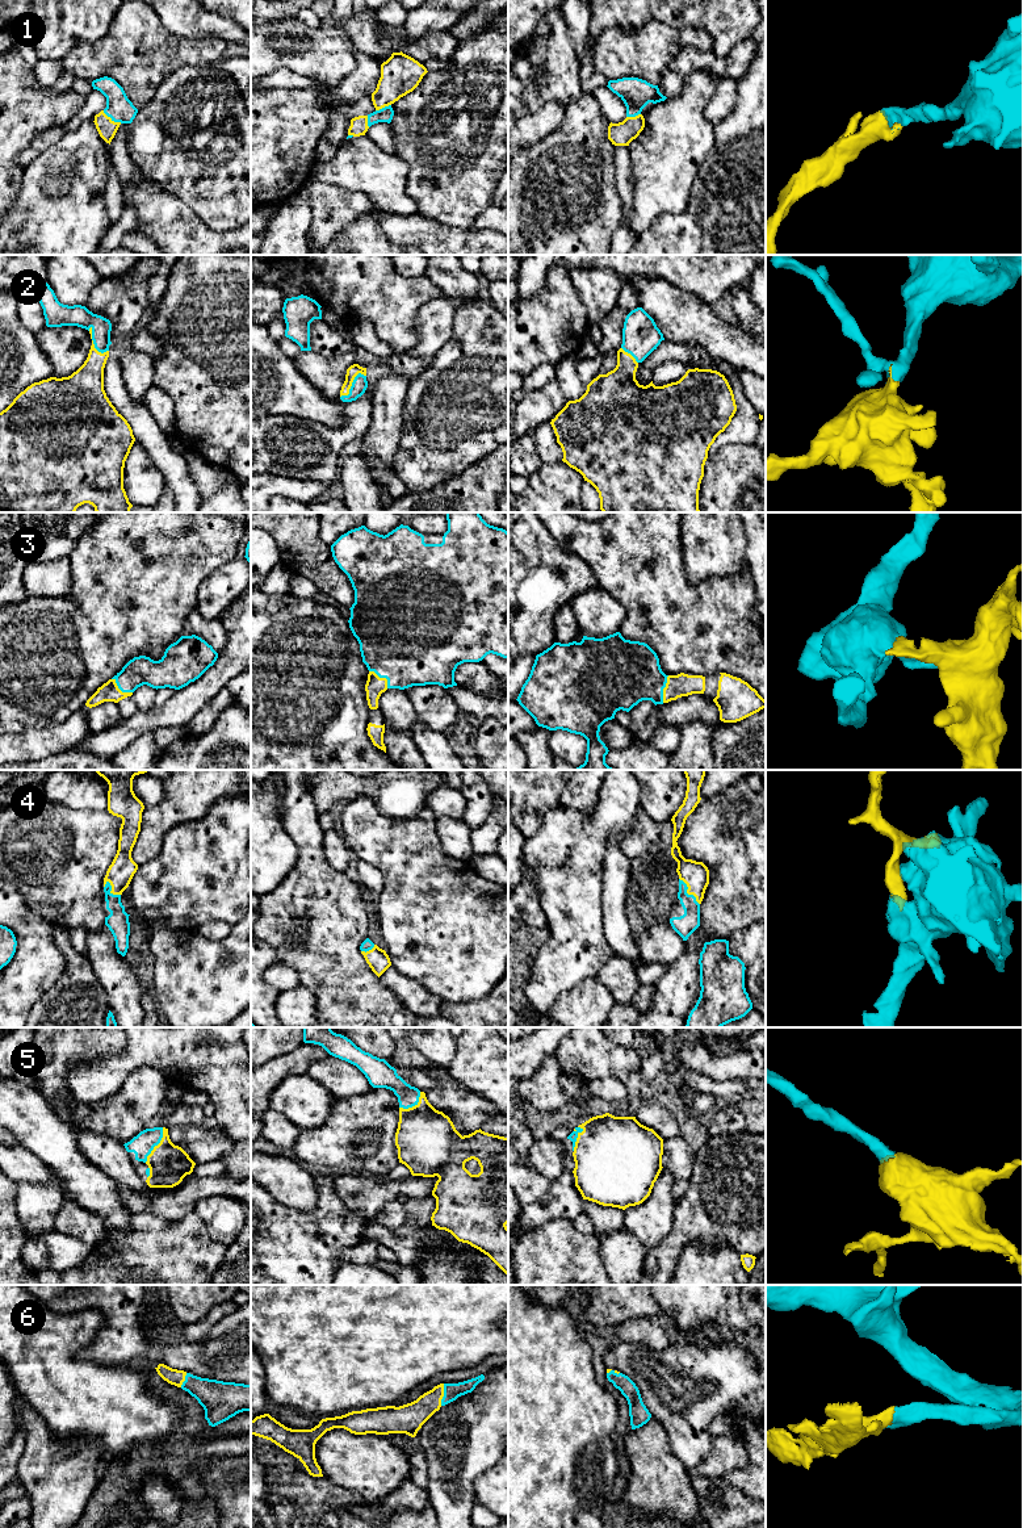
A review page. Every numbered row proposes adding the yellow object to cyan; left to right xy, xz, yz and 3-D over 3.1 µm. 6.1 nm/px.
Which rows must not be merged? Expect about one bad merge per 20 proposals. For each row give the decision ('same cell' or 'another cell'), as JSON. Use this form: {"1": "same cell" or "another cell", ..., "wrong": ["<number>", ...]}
{"1": "same cell", "2": "same cell", "3": "same cell", "4": "same cell", "5": "same cell", "6": "same cell", "wrong": []}

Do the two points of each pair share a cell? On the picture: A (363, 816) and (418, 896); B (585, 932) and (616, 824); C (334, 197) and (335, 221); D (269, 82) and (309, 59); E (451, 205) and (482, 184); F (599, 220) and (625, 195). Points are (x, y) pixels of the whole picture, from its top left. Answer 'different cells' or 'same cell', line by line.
A: same cell
B: same cell
C: same cell
D: different cells
E: same cell
F: different cells

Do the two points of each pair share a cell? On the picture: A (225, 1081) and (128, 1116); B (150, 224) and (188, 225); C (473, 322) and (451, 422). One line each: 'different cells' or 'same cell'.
A: different cells
B: same cell
C: same cell

